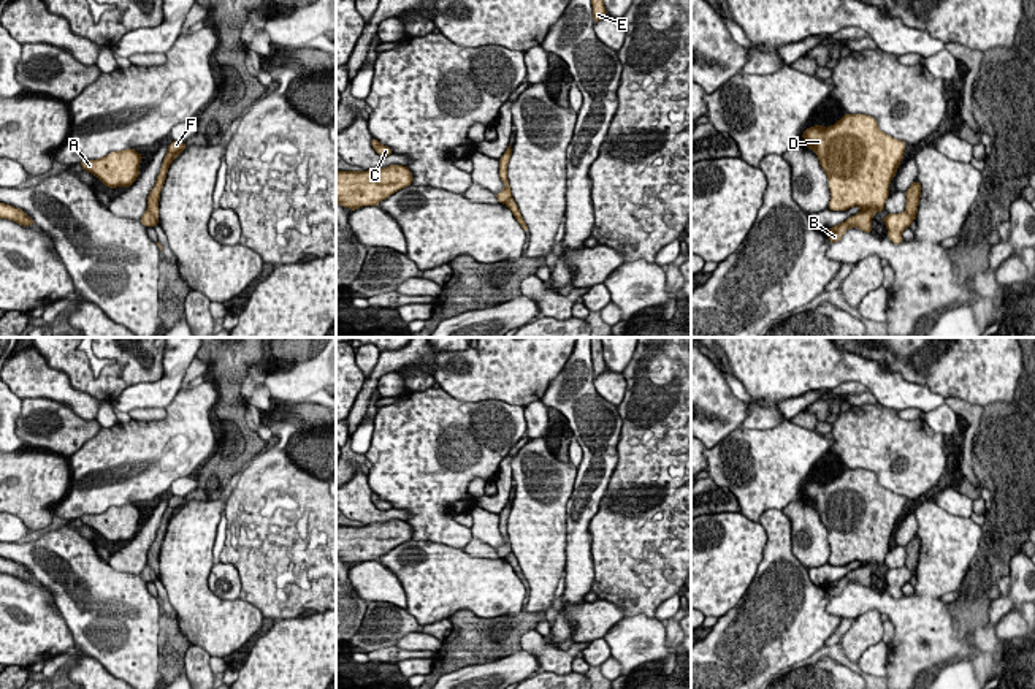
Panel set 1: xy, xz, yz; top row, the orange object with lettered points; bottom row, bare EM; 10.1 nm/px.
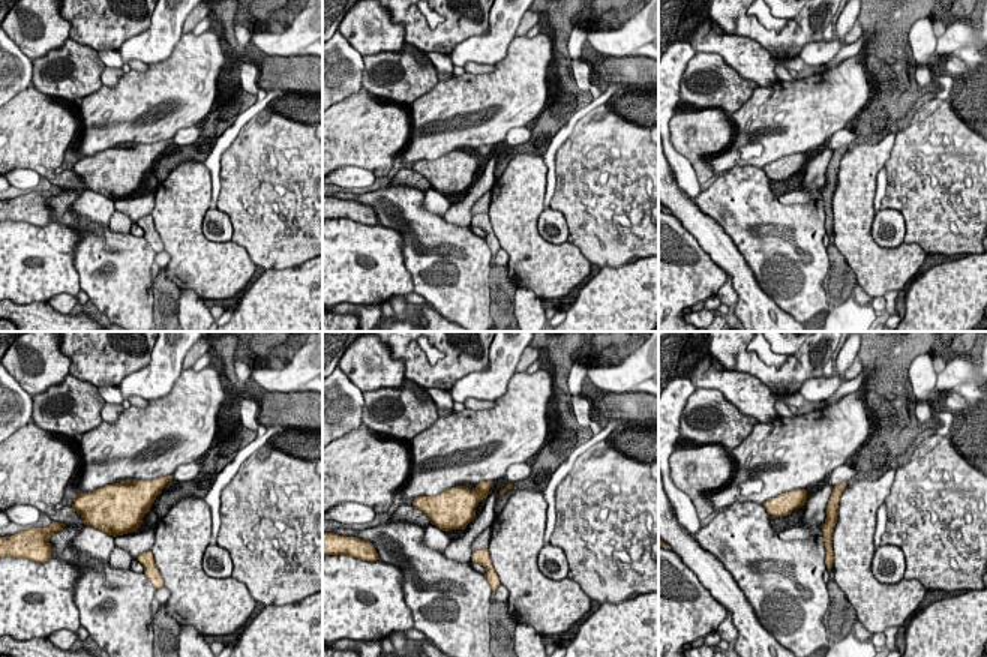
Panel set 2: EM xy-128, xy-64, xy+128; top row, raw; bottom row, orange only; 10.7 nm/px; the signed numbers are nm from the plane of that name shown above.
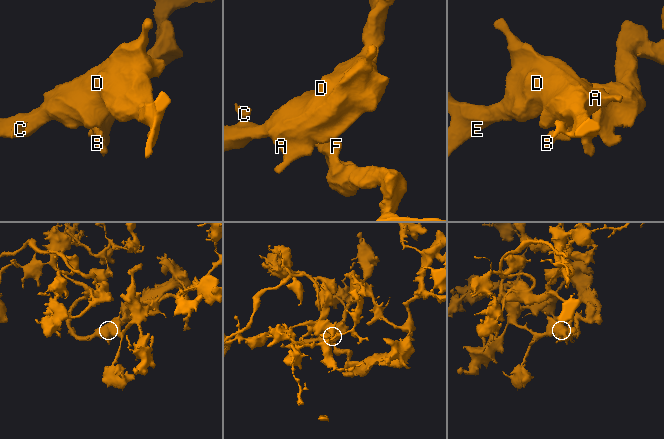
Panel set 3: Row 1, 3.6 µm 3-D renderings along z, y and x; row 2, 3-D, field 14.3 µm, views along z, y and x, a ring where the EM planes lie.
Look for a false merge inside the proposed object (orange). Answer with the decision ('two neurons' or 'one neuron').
two neurons

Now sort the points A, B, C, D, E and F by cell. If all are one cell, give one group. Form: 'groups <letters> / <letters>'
groups A B C D E / F

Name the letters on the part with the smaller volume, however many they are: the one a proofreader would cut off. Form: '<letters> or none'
F

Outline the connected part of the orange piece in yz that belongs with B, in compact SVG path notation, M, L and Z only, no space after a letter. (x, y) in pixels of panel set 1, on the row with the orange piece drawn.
M848 112L829 128L821 124L807 128L802 138L827 174L829 209L862 209L829 228L829 241L840 241L851 226L872 233L872 217L884 209L907 144L881 131L872 116Z

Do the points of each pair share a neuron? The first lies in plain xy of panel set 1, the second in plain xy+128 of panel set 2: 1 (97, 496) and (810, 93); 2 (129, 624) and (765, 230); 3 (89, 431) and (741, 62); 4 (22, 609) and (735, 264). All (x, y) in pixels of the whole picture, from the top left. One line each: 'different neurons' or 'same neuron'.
1: same neuron
2: same neuron
3: different neurons
4: different neurons

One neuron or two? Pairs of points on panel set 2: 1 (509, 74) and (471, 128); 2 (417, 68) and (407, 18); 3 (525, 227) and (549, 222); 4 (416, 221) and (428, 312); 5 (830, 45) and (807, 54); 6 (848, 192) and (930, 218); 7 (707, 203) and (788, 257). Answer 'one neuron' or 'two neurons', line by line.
1: one neuron
2: two neurons
3: two neurons
4: two neurons
5: one neuron
6: two neurons
7: one neuron

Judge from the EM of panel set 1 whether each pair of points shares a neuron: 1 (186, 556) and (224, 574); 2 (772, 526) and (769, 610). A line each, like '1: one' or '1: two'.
1: two
2: one

